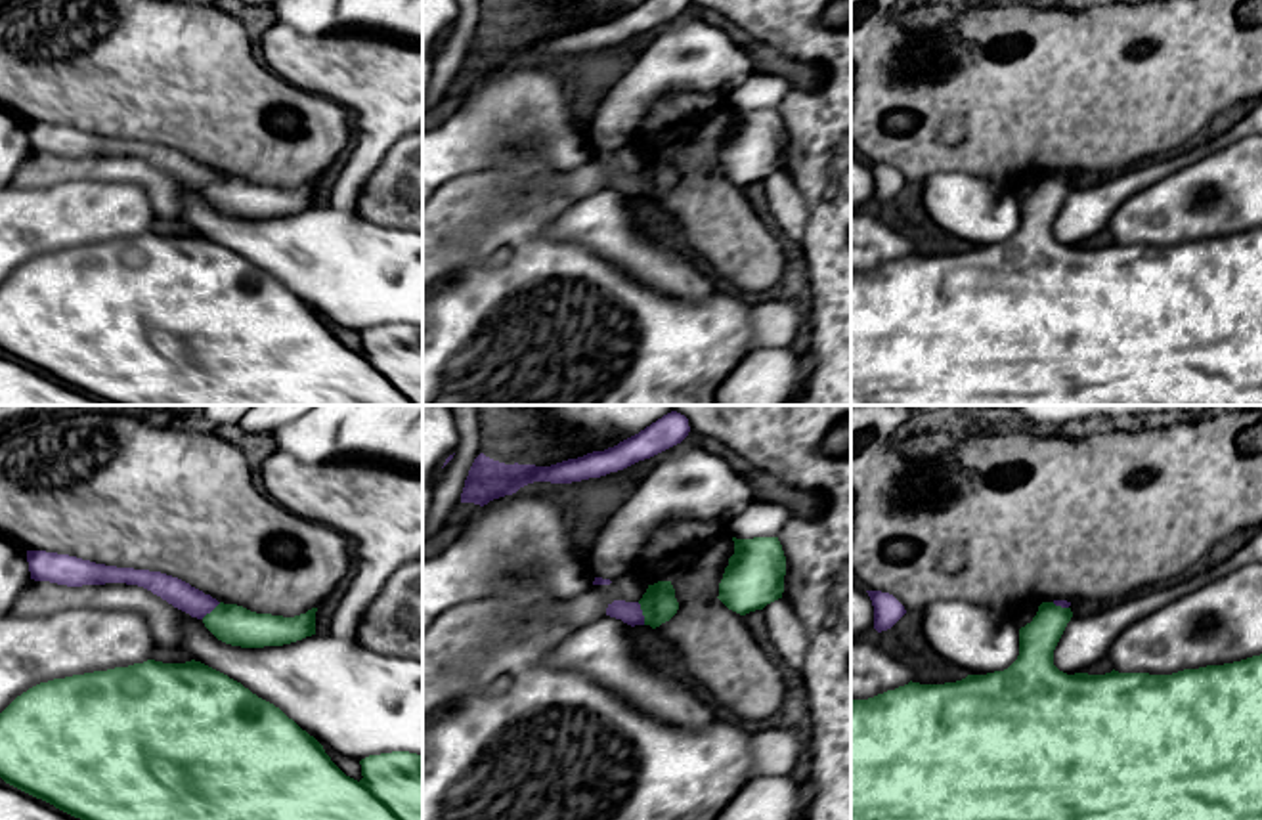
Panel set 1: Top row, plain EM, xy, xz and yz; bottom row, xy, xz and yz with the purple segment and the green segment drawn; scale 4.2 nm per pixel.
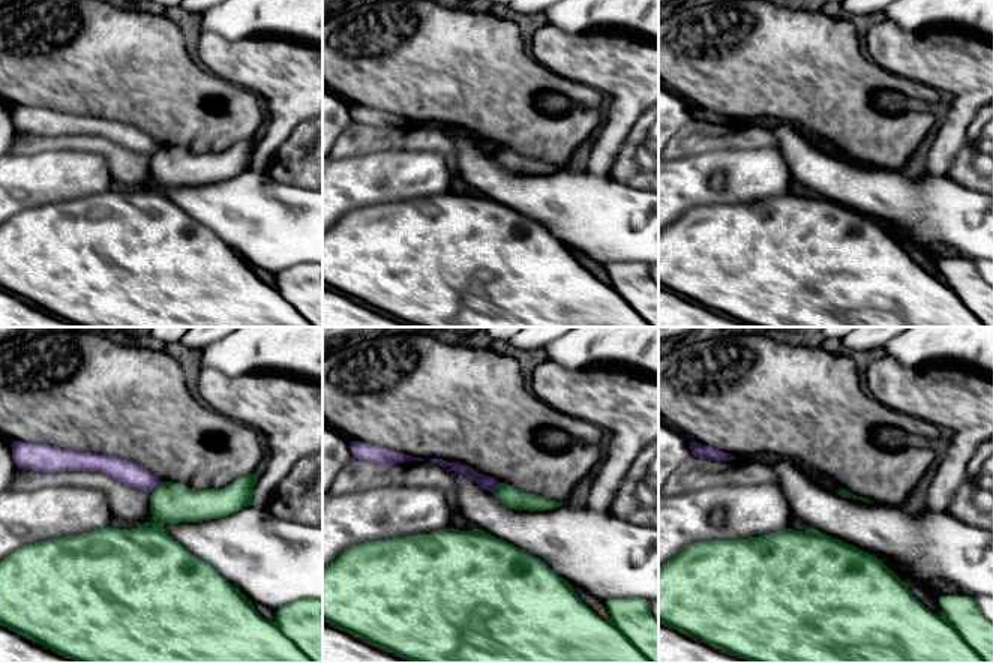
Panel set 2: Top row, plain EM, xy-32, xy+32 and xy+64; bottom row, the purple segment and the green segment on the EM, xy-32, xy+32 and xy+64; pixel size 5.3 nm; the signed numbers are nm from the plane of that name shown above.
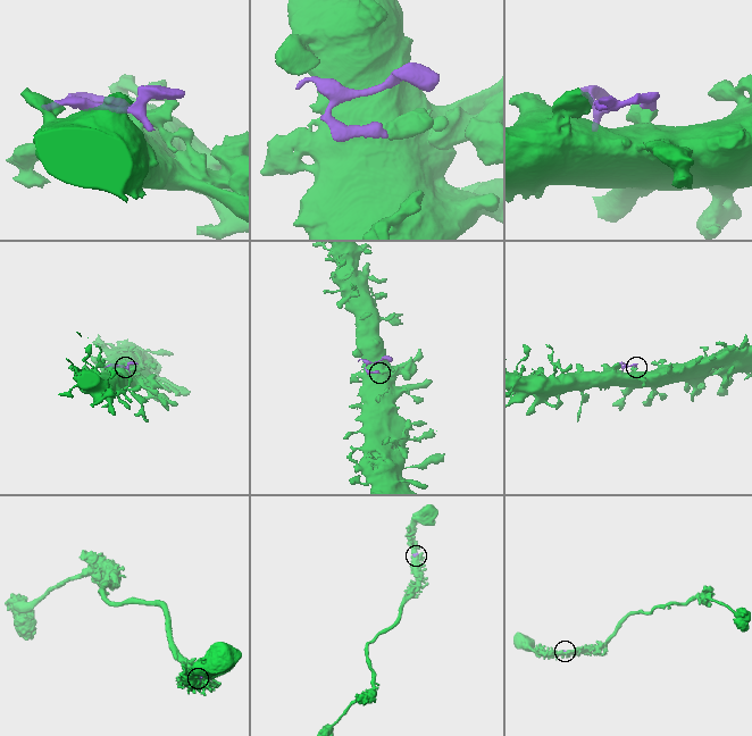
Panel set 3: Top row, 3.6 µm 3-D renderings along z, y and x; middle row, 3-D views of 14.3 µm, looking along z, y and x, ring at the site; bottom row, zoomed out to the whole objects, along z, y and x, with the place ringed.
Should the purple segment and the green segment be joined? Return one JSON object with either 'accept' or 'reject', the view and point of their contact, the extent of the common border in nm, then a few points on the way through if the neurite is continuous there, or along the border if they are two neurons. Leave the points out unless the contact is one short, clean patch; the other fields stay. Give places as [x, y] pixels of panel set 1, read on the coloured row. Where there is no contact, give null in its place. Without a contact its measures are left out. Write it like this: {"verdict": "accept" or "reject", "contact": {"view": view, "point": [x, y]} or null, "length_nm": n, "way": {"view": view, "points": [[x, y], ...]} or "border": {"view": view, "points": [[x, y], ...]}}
{"verdict": "reject", "contact": {"view": "xz", "point": [641, 614]}, "length_nm": 100, "border": {"view": "xz", "points": [[637, 603], [645, 624]]}}

